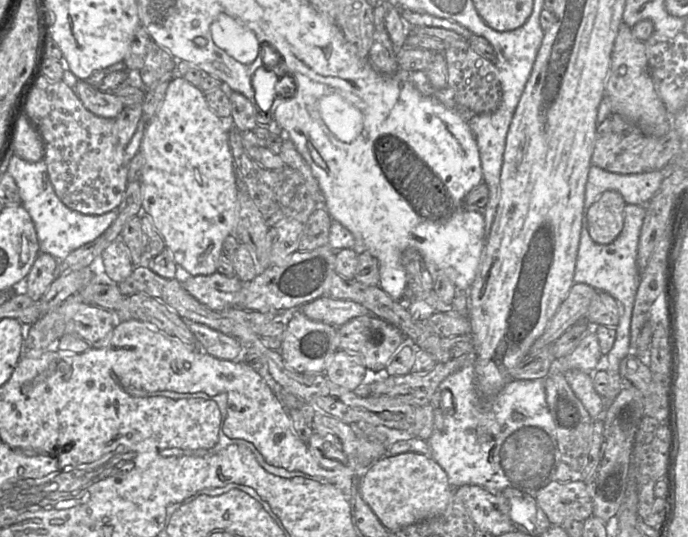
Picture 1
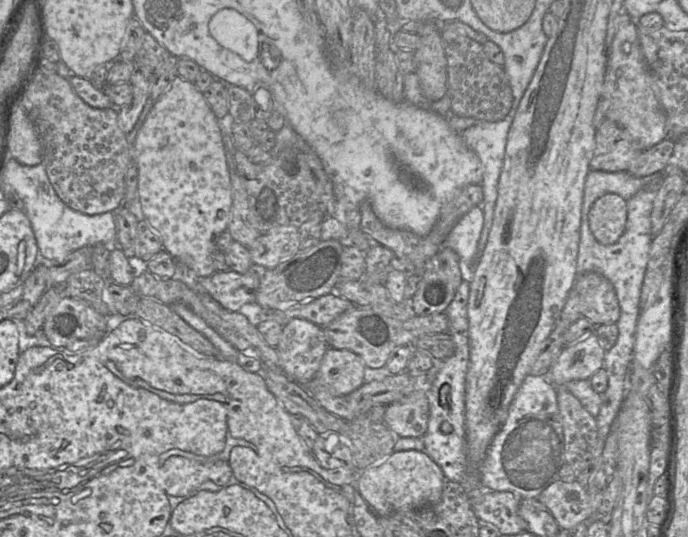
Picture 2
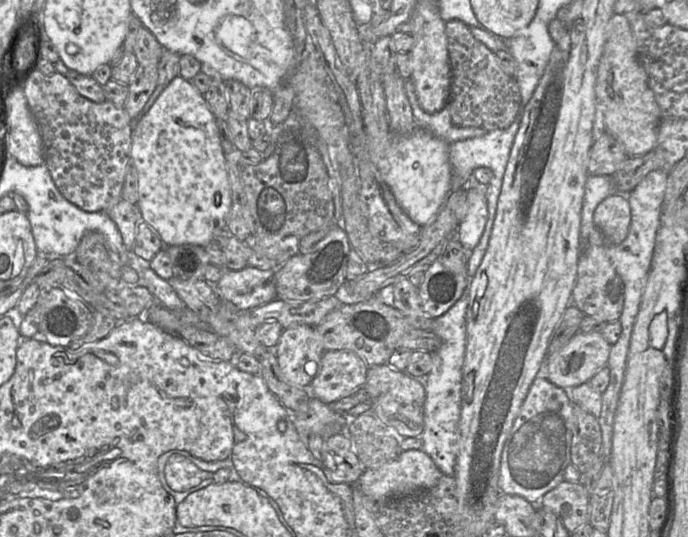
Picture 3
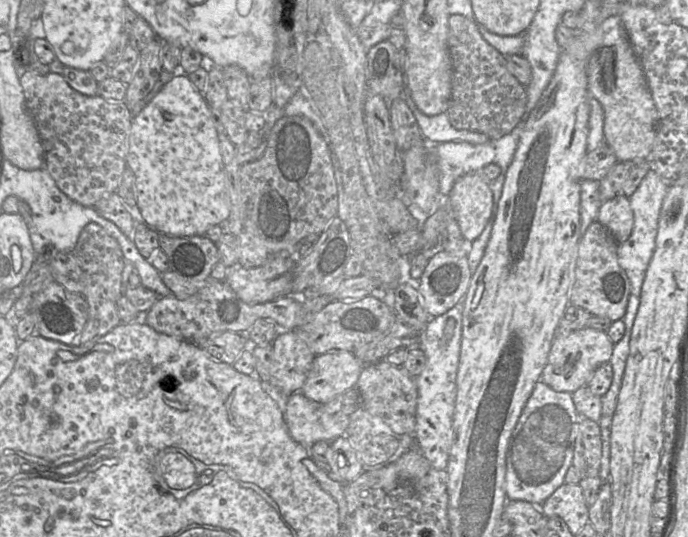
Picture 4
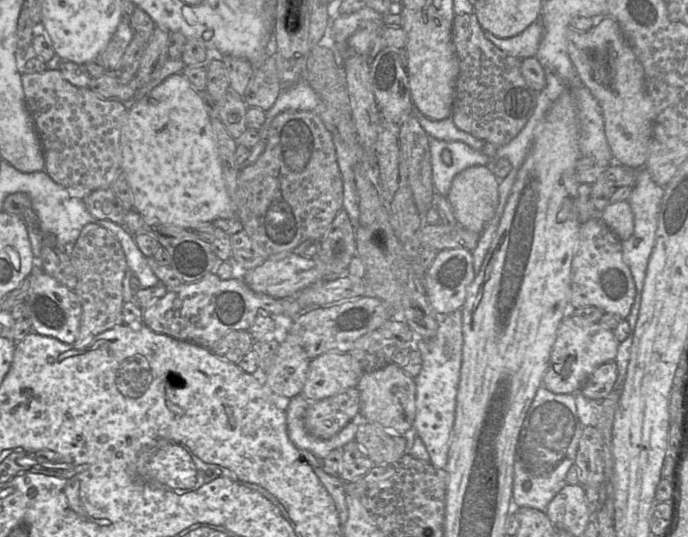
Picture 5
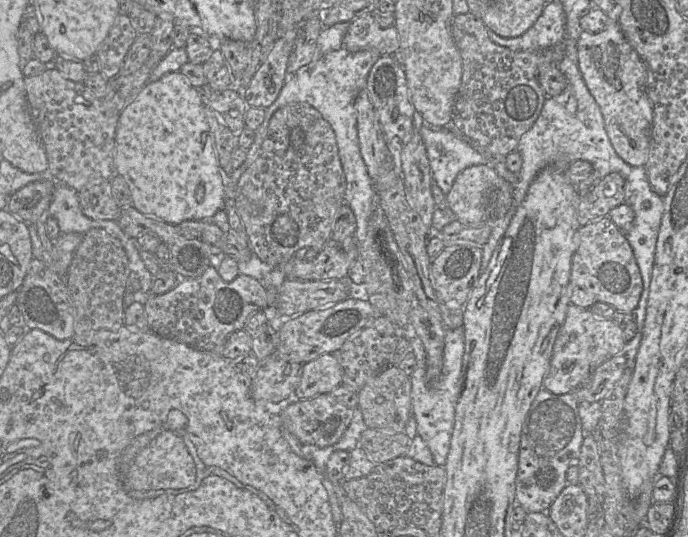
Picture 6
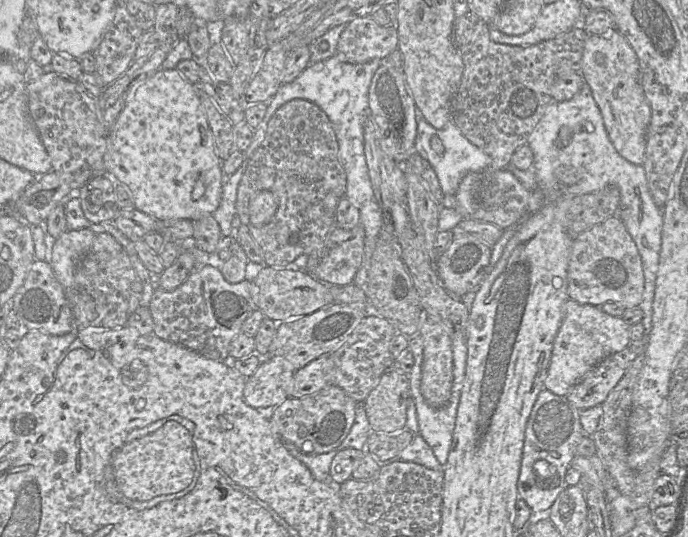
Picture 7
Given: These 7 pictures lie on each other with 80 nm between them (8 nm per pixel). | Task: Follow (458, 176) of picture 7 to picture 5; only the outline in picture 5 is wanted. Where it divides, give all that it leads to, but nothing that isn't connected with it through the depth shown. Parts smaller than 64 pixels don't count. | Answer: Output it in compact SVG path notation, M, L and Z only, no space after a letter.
M430 138L429 151L435 191L445 197L457 174L476 165L490 166L496 160L461 141Z

